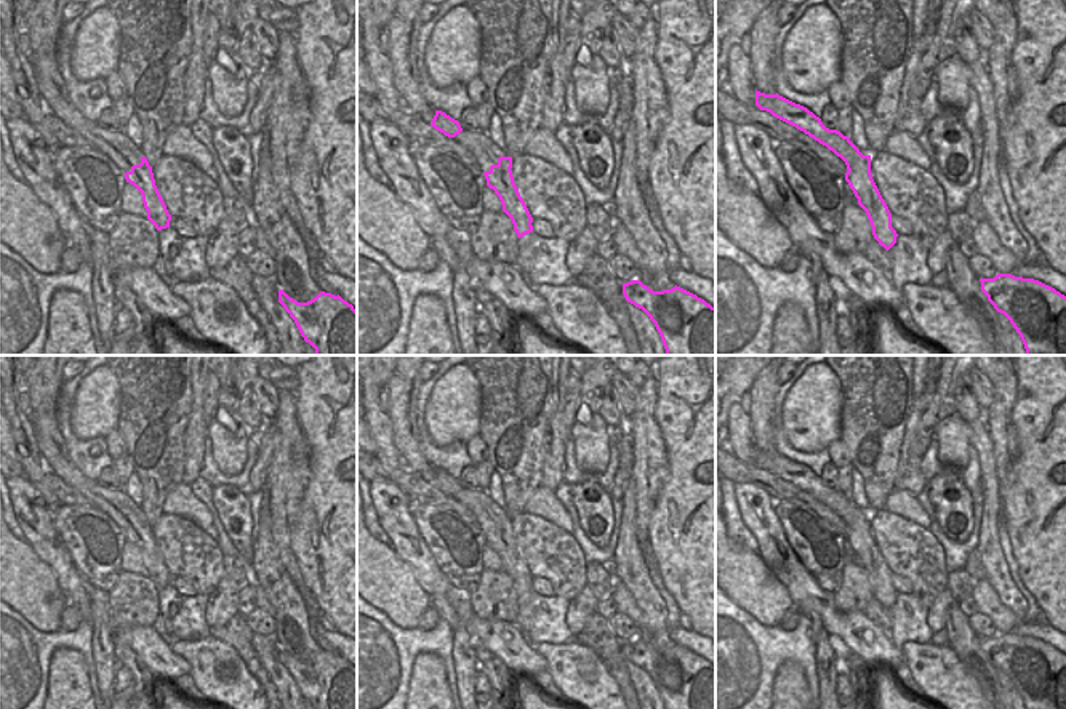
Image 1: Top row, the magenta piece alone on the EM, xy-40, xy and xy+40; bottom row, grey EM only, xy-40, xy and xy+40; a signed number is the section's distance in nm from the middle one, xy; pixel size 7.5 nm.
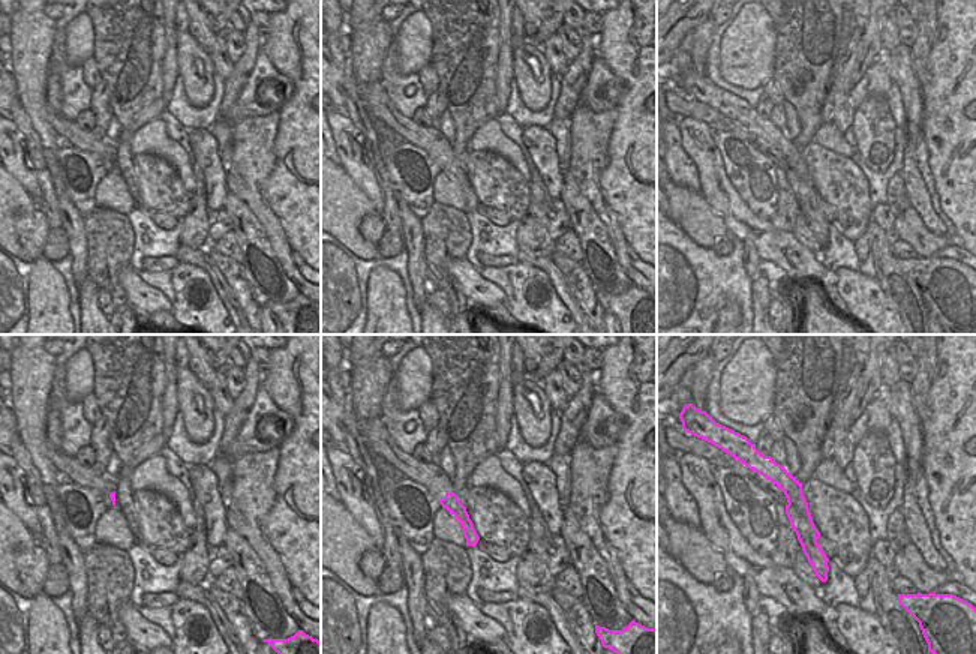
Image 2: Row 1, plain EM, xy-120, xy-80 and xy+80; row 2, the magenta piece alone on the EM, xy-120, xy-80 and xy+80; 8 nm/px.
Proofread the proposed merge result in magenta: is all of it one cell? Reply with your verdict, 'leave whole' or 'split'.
split

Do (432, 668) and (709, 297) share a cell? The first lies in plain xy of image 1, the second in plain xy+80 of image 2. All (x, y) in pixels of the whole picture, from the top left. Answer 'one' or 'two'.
two

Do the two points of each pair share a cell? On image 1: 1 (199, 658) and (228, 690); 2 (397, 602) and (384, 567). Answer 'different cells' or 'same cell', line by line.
1: same cell
2: same cell

